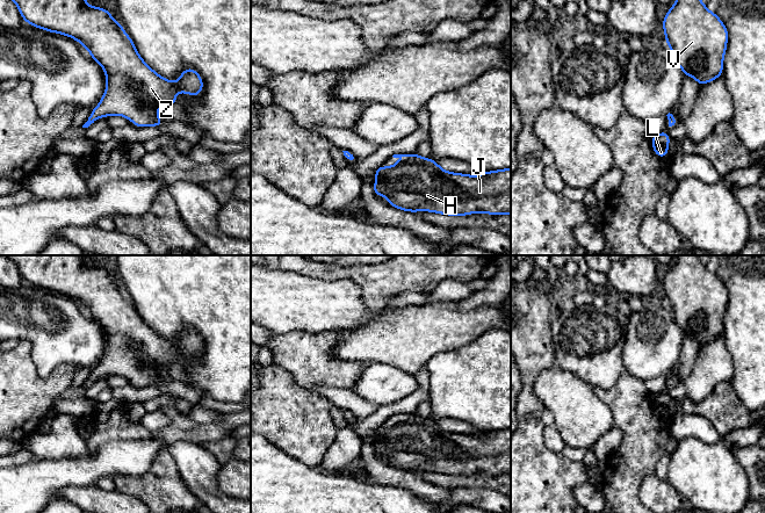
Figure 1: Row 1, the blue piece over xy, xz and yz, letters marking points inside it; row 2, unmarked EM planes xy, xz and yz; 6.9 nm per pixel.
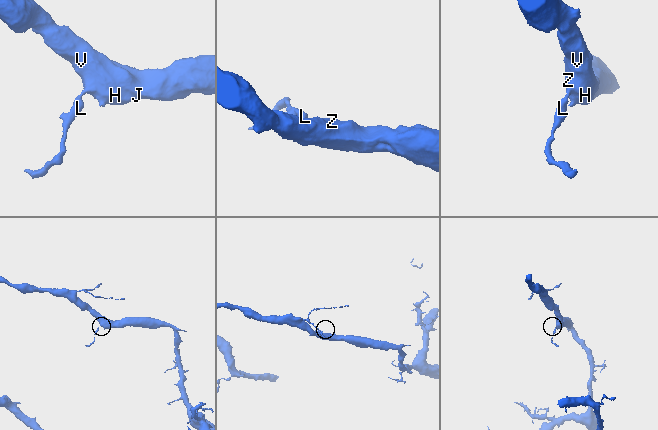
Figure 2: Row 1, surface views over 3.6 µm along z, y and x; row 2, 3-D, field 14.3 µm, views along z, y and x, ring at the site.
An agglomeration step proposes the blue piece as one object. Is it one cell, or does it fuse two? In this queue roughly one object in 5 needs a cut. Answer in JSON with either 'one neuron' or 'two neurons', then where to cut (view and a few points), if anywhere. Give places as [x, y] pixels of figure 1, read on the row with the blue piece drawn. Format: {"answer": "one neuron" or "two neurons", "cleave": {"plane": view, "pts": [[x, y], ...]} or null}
{"answer": "one neuron", "cleave": null}

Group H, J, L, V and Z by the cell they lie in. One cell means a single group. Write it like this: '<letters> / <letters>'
H J L V Z

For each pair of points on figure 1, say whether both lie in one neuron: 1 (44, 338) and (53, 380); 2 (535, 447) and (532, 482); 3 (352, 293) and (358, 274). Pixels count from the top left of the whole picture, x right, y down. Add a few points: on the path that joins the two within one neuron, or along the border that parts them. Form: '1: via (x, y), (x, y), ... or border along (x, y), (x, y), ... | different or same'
1: border along (30, 354), (42, 376), (63, 363), (77, 367) | different
2: via (532, 455), (532, 474) | same
3: border along (329, 279), (351, 279), (368, 308) | different

